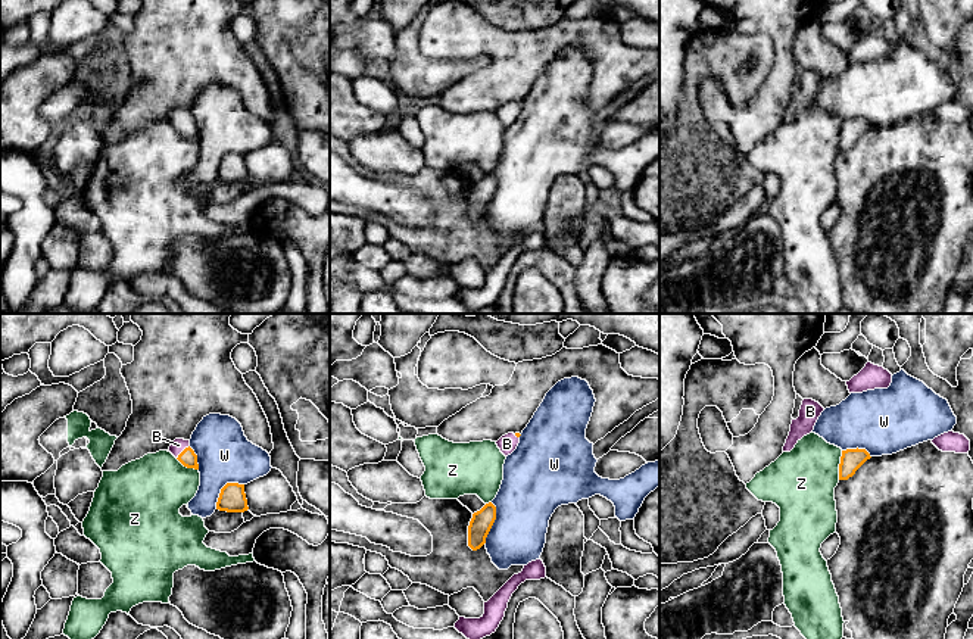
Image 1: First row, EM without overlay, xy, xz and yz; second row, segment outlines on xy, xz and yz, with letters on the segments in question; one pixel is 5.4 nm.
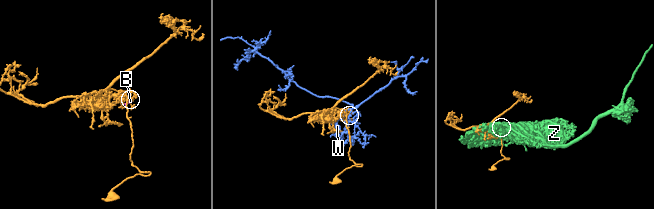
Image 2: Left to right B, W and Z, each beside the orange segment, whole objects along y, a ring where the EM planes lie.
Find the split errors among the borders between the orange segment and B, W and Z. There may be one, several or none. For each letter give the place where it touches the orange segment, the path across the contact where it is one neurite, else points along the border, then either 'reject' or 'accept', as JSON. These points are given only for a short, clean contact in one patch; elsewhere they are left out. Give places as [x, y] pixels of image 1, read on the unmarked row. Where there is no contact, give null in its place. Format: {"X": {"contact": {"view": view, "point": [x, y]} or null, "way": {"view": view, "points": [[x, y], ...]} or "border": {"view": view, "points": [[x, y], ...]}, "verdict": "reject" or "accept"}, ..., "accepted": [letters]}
{"B": {"contact": {"view": "xy", "point": [181, 122]}, "way": {"view": "xy", "points": [[187, 127], [181, 122], [178, 115]]}, "verdict": "accept"}, "W": {"contact": {"view": "xy", "point": [223, 158]}, "verdict": "reject"}, "Z": {"contact": {"view": "yz", "point": [839, 136]}, "verdict": "reject"}, "accepted": ["B"]}

